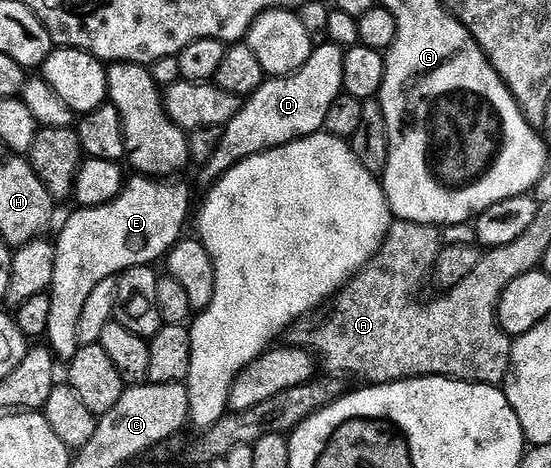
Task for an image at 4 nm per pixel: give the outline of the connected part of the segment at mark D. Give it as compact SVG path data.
M328 41L322 43L322 47L321 44L314 46L313 56L296 73L266 78L263 86L242 102L239 113L235 113L235 117L231 117L231 121L225 124L220 132L217 149L207 164L208 170L217 171L216 173L227 172L247 157L282 147L288 143L295 143L298 139L307 138L308 135L318 134L324 128L327 113L331 113L331 105L335 105L335 101L345 90L343 67L346 48Z

